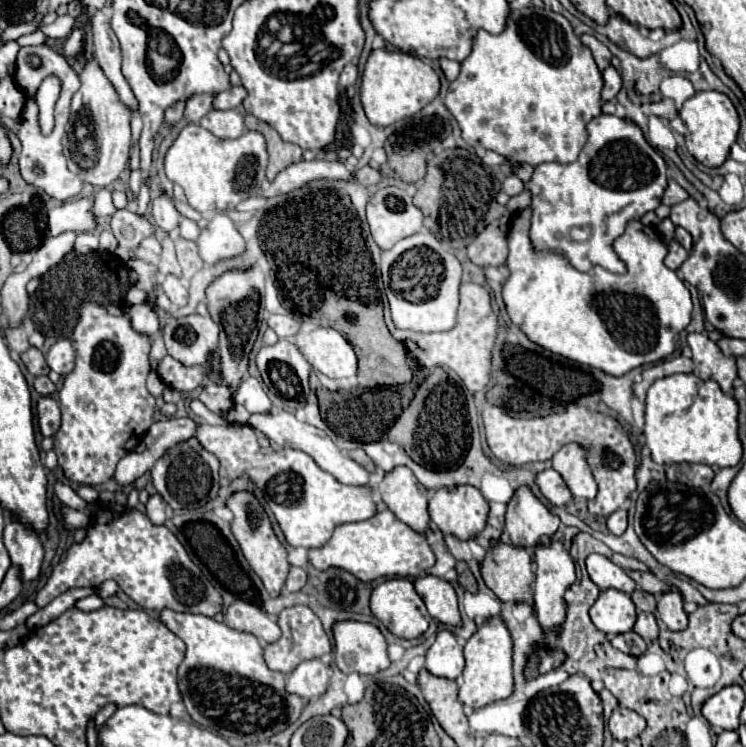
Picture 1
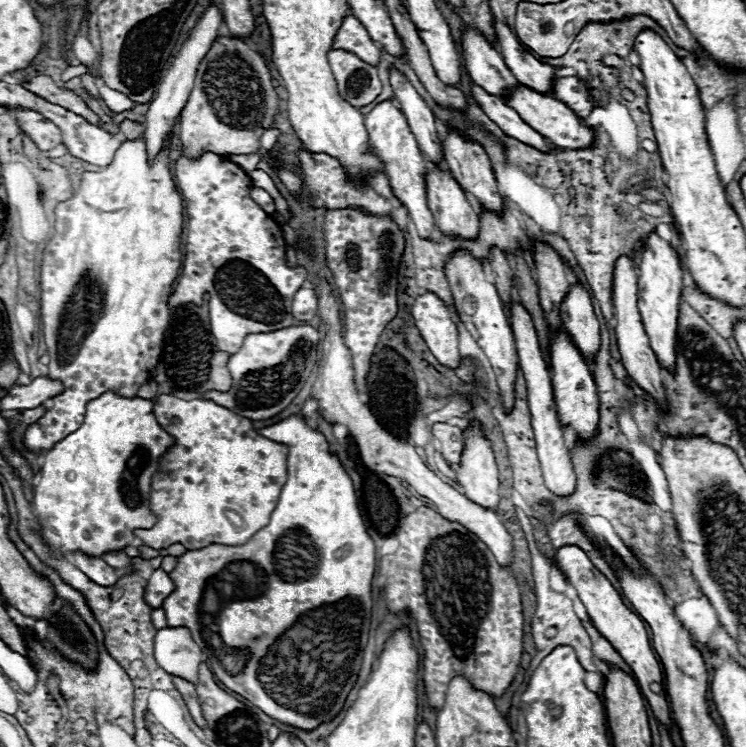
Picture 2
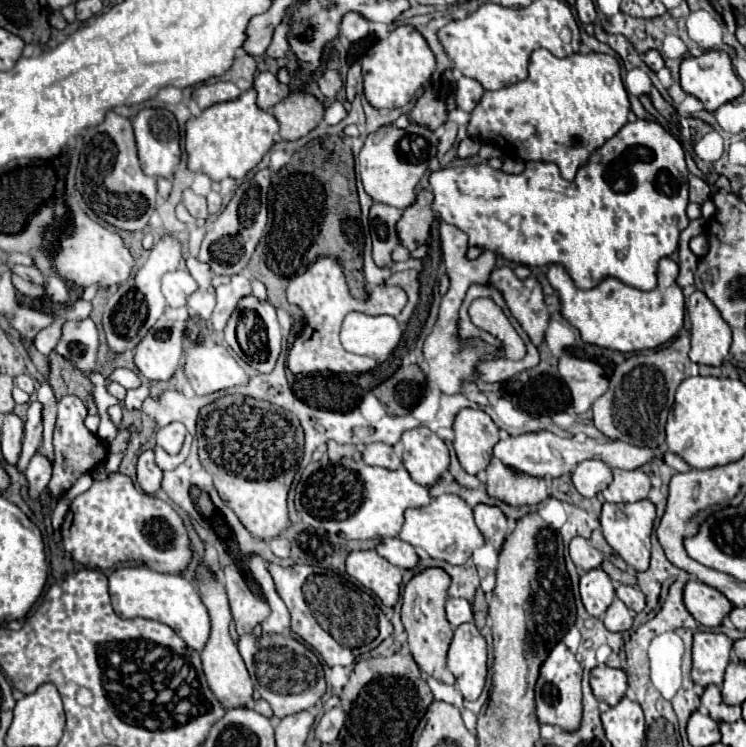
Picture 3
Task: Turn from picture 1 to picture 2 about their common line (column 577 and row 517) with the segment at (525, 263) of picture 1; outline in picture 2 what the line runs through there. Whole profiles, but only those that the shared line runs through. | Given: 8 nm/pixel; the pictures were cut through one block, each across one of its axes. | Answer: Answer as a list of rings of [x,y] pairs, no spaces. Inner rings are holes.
[[[290,416],[274,426],[262,428],[258,430],[258,434],[262,434],[264,438],[284,444],[288,448],[288,458],[286,458],[286,466],[288,466],[288,480],[280,492],[280,498],[276,502],[276,508],[270,516],[270,522],[260,528],[246,544],[242,546],[222,546],[222,544],[210,544],[198,550],[186,550],[180,558],[178,558],[178,566],[170,572],[170,578],[176,586],[174,594],[170,594],[170,598],[166,598],[166,602],[162,604],[162,610],[166,612],[166,626],[168,628],[188,628],[194,642],[202,648],[202,652],[208,656],[210,662],[210,670],[214,672],[216,680],[230,692],[240,694],[242,698],[250,700],[256,708],[260,708],[264,714],[268,714],[270,718],[298,728],[298,730],[314,730],[320,724],[330,722],[342,708],[344,702],[350,694],[350,690],[354,688],[360,668],[362,668],[362,654],[368,642],[368,630],[370,630],[370,612],[372,612],[372,578],[374,578],[374,570],[376,570],[376,548],[372,538],[366,532],[358,502],[356,502],[356,492],[352,486],[350,476],[346,474],[346,470],[342,468],[340,460],[328,452],[328,442],[326,438],[316,432],[314,428],[310,428],[306,424],[306,420],[302,416]]]

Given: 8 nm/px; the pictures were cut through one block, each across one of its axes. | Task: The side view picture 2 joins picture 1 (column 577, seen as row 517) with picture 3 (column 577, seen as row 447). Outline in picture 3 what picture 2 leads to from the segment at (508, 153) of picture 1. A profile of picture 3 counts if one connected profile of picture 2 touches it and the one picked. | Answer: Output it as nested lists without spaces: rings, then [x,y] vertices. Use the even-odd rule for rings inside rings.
[[[540,48],[534,50],[530,56],[530,68],[528,78],[524,82],[518,82],[514,86],[496,90],[496,92],[484,92],[480,104],[470,114],[468,122],[468,136],[484,142],[494,142],[502,152],[506,148],[506,154],[510,150],[512,158],[522,158],[524,162],[530,160],[542,160],[542,162],[554,162],[558,164],[562,178],[574,180],[578,168],[582,168],[594,150],[598,146],[604,146],[618,130],[628,122],[630,114],[630,100],[628,92],[620,80],[620,64],[608,56],[608,54],[572,54],[566,58],[556,58],[548,50]],[[612,74],[614,82],[608,86],[604,82],[604,76]]]

